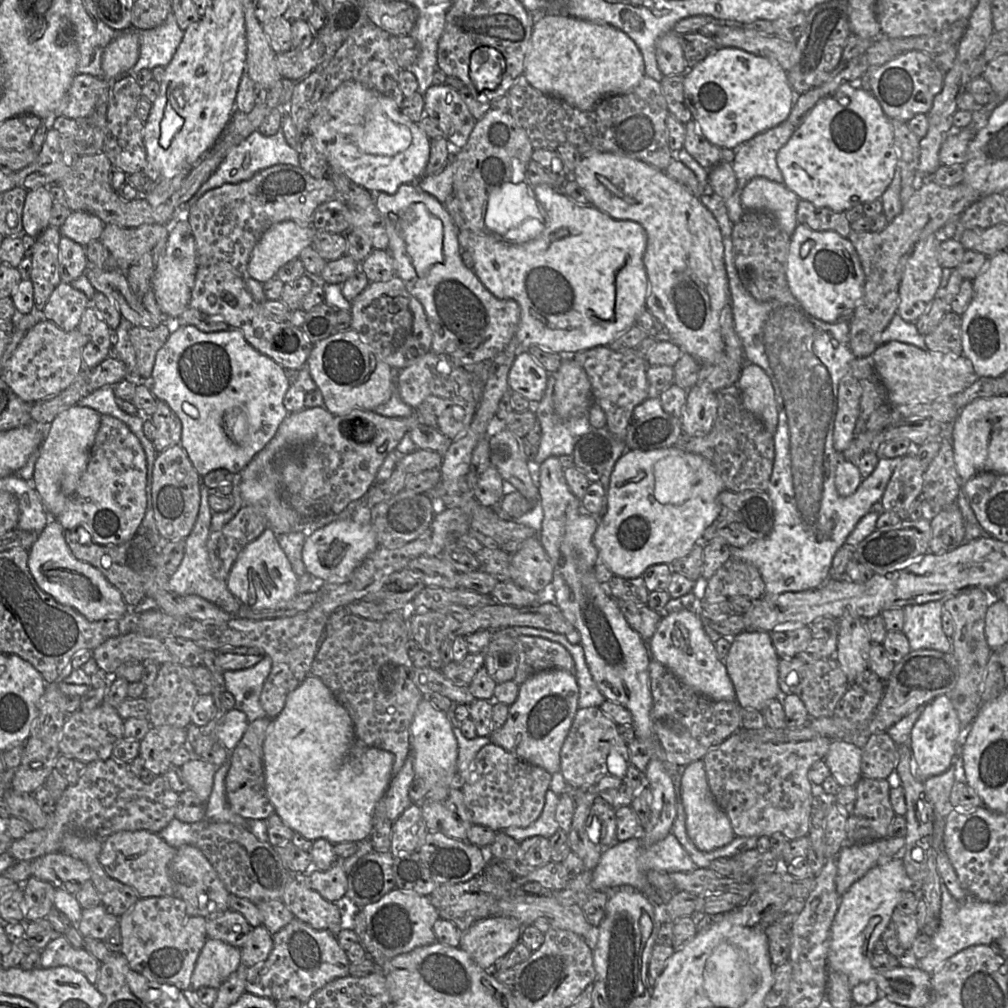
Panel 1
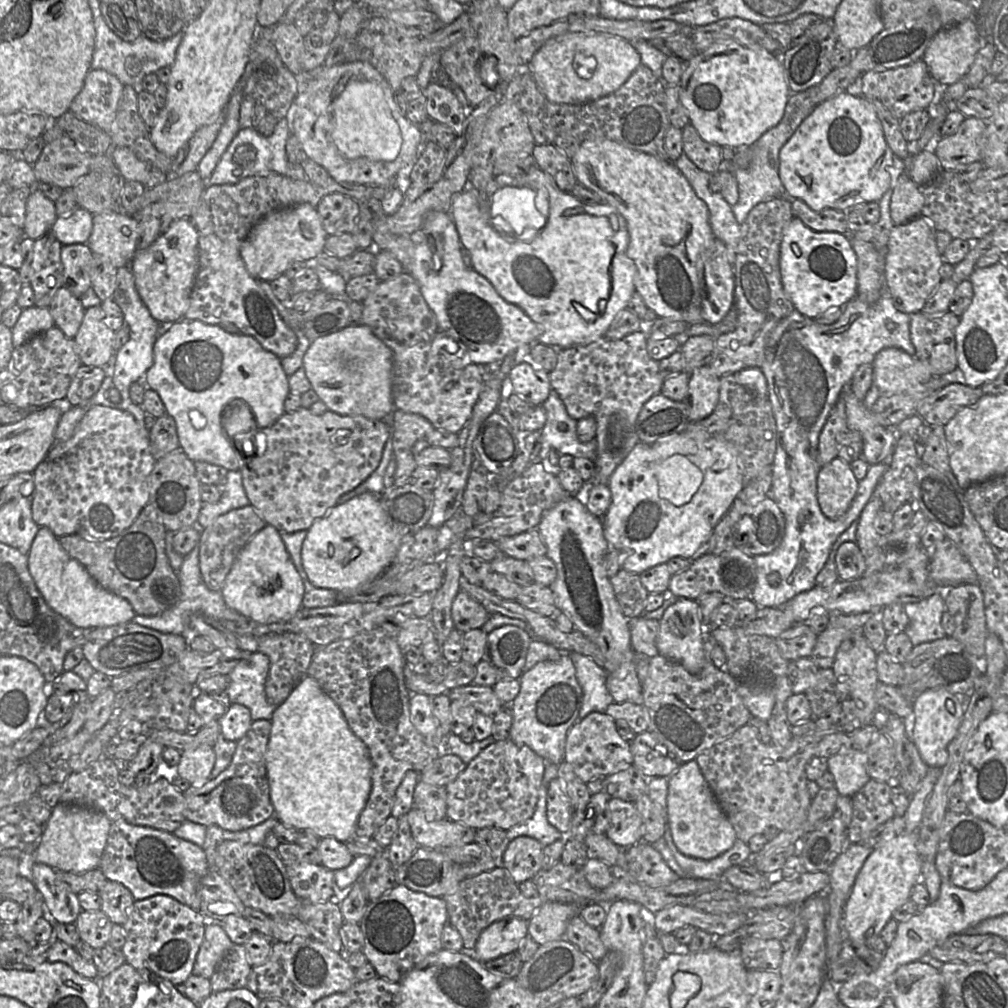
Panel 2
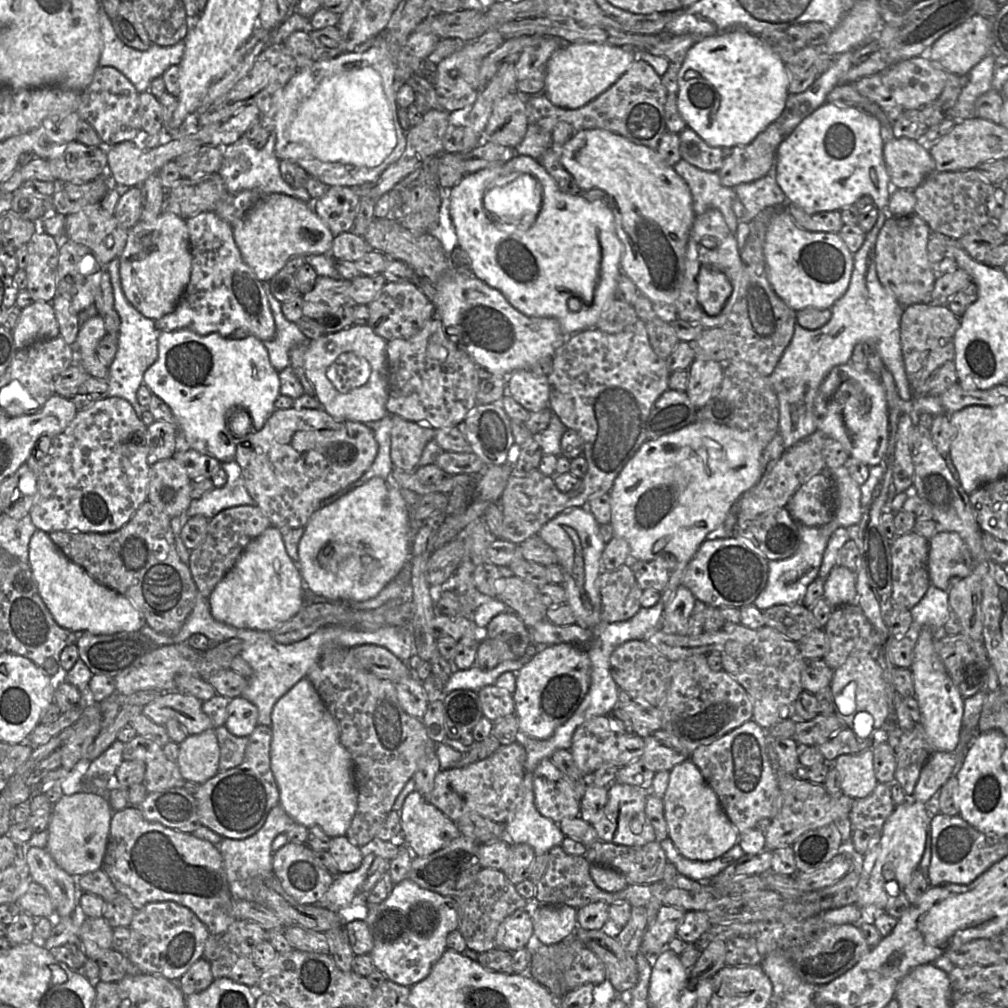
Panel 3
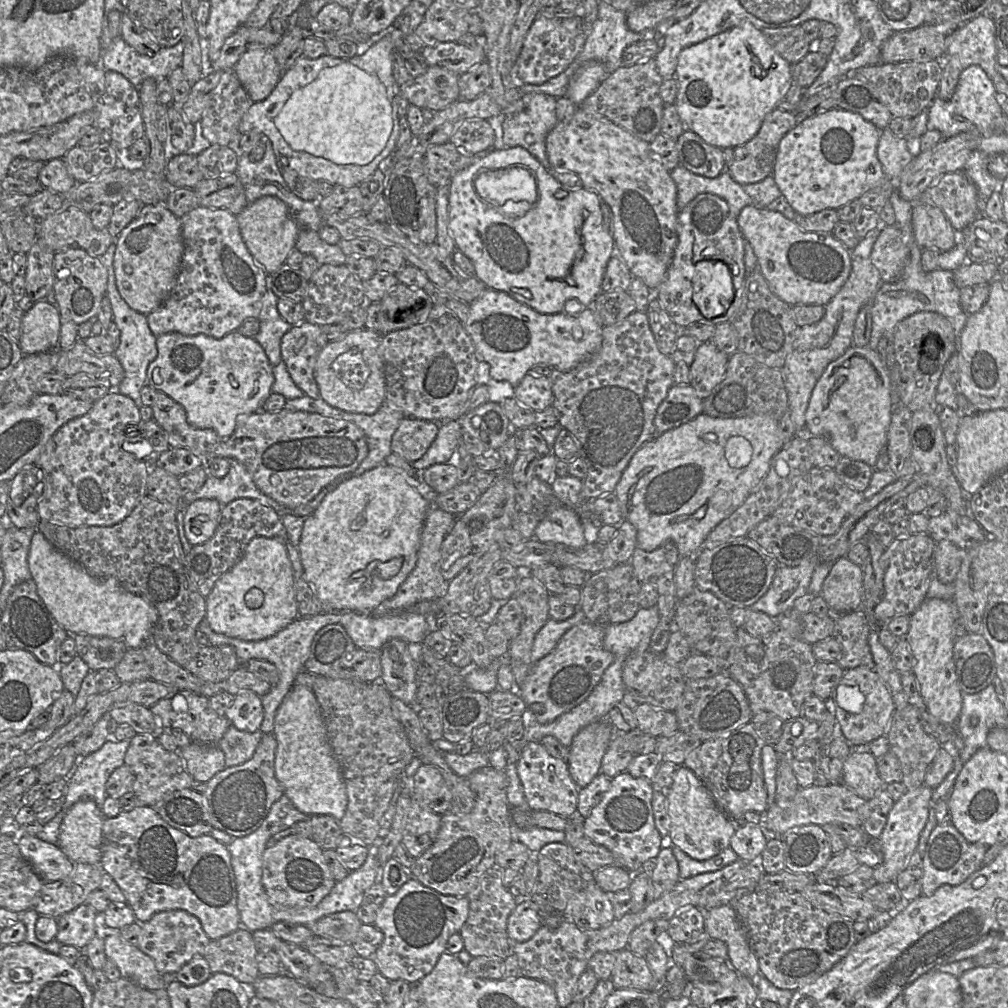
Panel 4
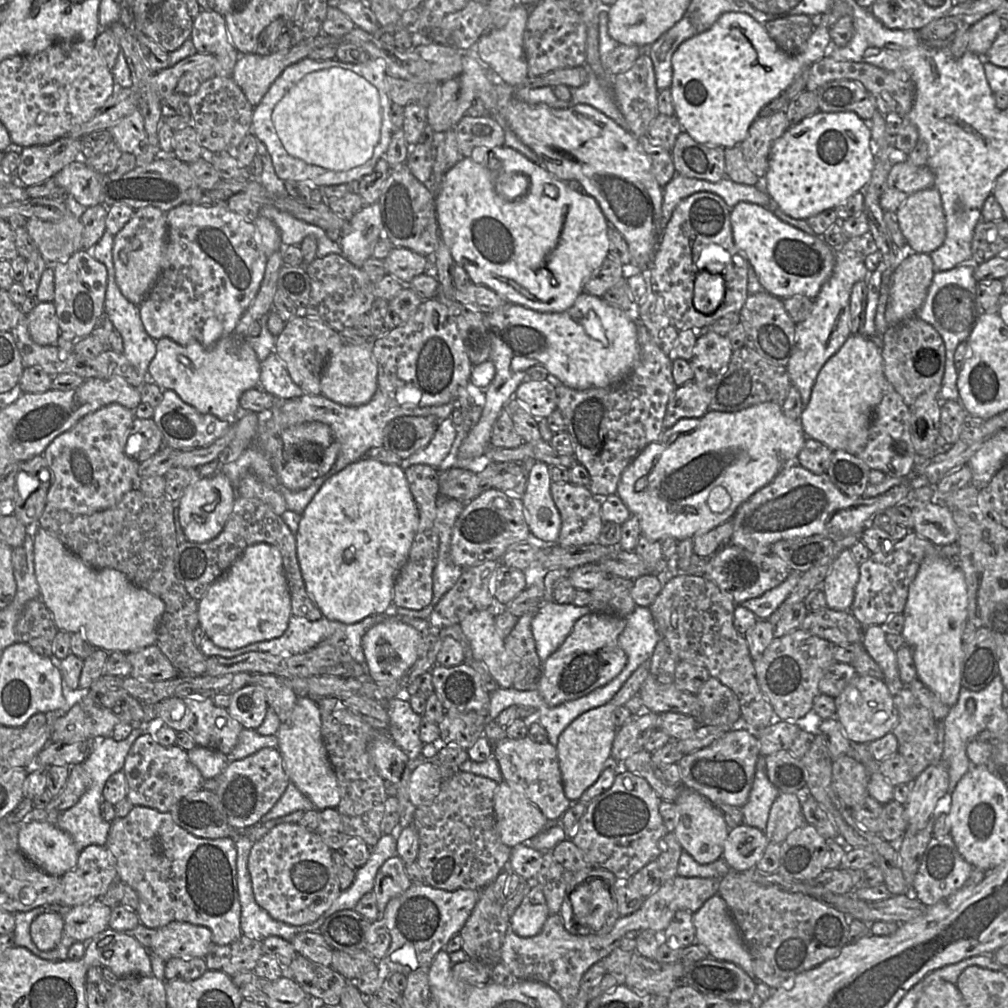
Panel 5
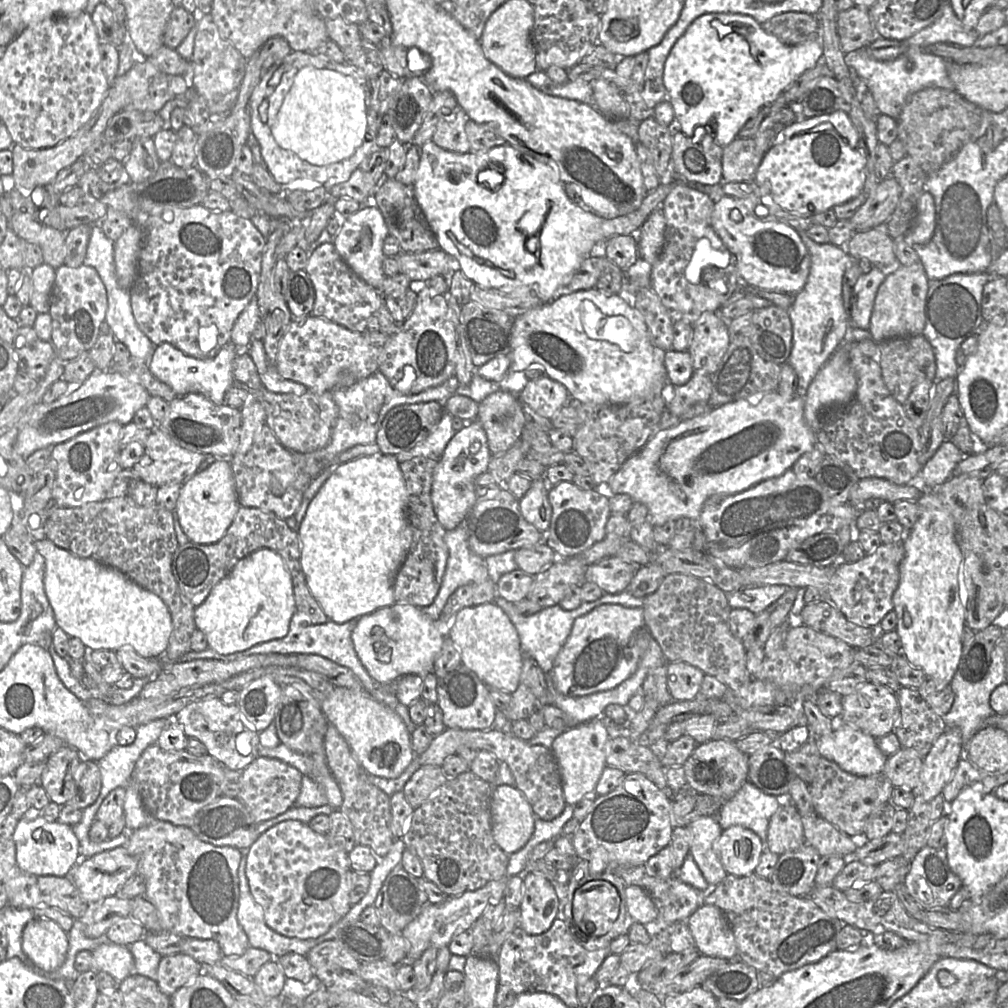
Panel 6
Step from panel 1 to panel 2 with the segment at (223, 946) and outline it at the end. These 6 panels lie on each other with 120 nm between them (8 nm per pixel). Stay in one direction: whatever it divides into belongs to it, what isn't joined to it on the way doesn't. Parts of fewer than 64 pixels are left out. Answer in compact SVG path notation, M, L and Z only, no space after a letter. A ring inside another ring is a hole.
M208 923L192 974L210 979L222 958L233 945L219 924Z

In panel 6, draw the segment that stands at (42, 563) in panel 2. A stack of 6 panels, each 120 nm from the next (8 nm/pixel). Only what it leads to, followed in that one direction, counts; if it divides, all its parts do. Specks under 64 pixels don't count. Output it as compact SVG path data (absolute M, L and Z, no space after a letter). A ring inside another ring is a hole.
M48 538L36 541L45 559L44 588L53 609L57 627L76 637L91 650L116 650L129 646L144 658L164 657L172 632L172 618L166 604L153 592L141 587L120 570L96 560L78 557L56 546Z

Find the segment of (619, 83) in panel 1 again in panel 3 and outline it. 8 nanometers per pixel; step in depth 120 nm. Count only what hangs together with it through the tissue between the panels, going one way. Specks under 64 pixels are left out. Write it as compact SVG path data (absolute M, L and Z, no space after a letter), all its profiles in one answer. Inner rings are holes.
M588 42L567 43L560 46L547 62L544 94L557 107L581 108L611 87L636 59L636 52L627 47Z

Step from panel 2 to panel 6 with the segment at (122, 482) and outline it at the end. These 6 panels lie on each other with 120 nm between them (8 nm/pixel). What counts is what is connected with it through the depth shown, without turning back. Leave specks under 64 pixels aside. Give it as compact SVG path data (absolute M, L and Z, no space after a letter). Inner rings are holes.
M117 421L107 422L52 447L52 458L56 462L56 477L52 489L54 505L75 508L106 500L108 490L123 470L119 463L122 427Z

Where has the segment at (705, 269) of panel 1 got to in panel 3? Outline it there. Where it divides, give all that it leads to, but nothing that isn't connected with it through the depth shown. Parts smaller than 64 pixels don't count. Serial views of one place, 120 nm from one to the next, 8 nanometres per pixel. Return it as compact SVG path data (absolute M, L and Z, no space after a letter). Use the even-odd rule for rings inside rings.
M603 129L577 131L560 148L559 153L562 165L582 191L601 189L612 199L616 234L622 243L622 273L634 282L640 294L657 306L657 316L669 322L676 319L674 304L684 282L687 244L697 216L693 208L693 196L686 181L673 167L663 162L657 150Z

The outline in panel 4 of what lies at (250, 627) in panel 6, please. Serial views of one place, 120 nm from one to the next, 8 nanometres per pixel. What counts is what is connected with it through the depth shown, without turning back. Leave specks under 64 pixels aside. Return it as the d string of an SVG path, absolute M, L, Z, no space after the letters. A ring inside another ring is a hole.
M255 537L240 560L225 572L206 597L206 615L216 633L245 641L269 638L298 615L291 561L282 540Z

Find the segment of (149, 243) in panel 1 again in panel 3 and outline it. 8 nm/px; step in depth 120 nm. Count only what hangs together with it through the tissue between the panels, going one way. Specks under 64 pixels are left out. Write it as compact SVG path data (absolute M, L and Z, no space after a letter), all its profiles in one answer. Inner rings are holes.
M100 203L66 215L65 238L87 247L102 266L119 258L125 248L128 230L108 215Z

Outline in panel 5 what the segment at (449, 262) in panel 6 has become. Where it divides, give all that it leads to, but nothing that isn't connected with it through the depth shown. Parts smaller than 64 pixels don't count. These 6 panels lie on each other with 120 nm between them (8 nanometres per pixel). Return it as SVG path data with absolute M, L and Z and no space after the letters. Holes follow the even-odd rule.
M394 247L384 258L387 274L392 274L404 284L421 273L427 272L428 257L405 247Z

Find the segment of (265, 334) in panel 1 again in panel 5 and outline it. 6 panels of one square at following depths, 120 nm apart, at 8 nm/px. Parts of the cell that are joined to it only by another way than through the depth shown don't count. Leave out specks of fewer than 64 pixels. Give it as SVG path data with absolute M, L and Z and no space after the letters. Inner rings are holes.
M183 203L166 212L167 246L160 276L139 305L141 321L154 339L169 338L180 345L199 342L211 347L220 338L234 333L236 325L256 297L268 257L262 250L260 233L252 220L217 205Z

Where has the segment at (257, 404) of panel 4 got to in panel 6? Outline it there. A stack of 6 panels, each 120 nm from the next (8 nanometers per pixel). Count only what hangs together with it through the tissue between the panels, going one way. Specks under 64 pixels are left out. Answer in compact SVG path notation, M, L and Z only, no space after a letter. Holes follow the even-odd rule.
M231 342L223 346L215 356L208 358L192 357L172 344L162 343L155 346L148 368L157 379L170 386L177 396L199 393L215 404L224 404L225 394L233 384L232 363L236 356L236 348Z

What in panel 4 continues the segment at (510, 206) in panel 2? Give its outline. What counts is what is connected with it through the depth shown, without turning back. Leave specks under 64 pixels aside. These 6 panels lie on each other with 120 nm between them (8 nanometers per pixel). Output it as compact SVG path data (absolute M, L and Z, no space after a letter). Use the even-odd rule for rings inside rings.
M522 166L483 172L475 179L474 186L479 196L492 206L523 201L531 205L538 199L536 178Z

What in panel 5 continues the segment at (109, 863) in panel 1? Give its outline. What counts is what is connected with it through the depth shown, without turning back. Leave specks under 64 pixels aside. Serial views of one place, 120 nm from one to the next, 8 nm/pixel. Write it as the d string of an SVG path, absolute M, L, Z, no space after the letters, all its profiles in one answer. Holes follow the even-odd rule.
M134 806L127 816L115 818L111 822L105 847L115 859L118 880L129 885L138 895L136 914L140 923L151 929L159 929L172 921L204 926L211 930L213 944L227 945L242 936L234 840L230 837L196 837L177 825L169 812Z

